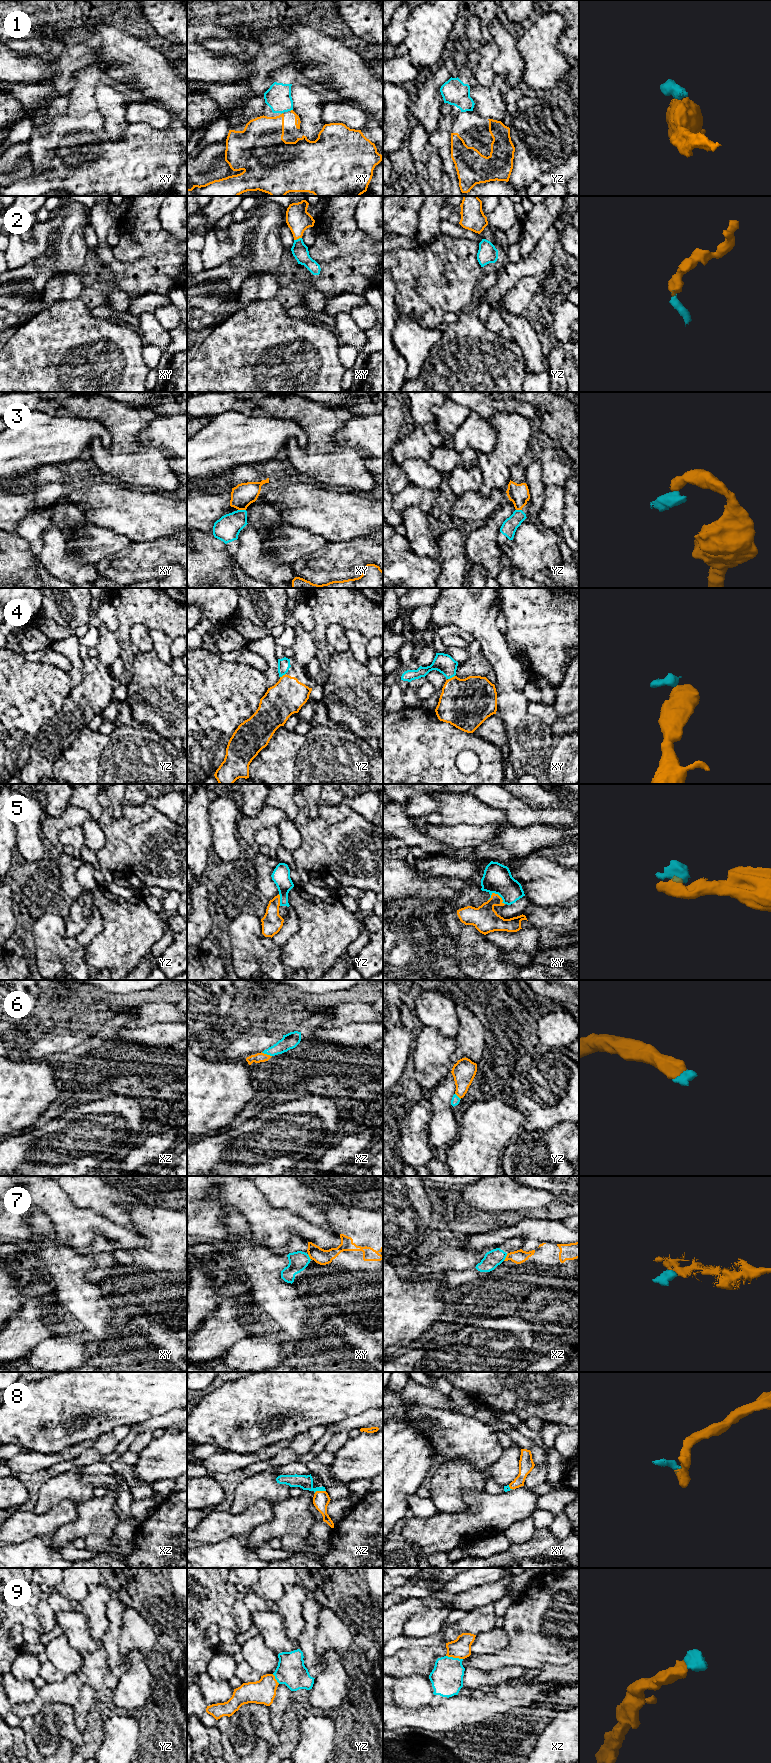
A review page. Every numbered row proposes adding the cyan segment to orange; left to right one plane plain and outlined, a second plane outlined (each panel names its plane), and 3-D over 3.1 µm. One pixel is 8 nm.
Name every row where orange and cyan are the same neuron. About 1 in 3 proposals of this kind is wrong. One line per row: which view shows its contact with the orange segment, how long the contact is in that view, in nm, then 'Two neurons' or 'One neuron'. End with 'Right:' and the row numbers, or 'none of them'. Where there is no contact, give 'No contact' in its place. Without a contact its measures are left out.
1: Touches orange in xy. Shared border 30 nm. Two neurons
2: Touches orange in xy. Shared border 70 nm. One neuron
3: Touches orange in xy. Shared border 60 nm. Two neurons
4: Touches orange in xy. Shared border 70 nm. One neuron
5: Touches orange in xy. Shared border 140 nm. Two neurons
6: Touches orange in xz. Shared border 90 nm. One neuron
7: Touches orange in xz. Shared border 70 nm. Two neurons
8: Touches orange in xz. Shared border 100 nm. One neuron
9: Touches orange in xz. Shared border 140 nm. One neuron
Right: 2, 4, 6, 8, 9

